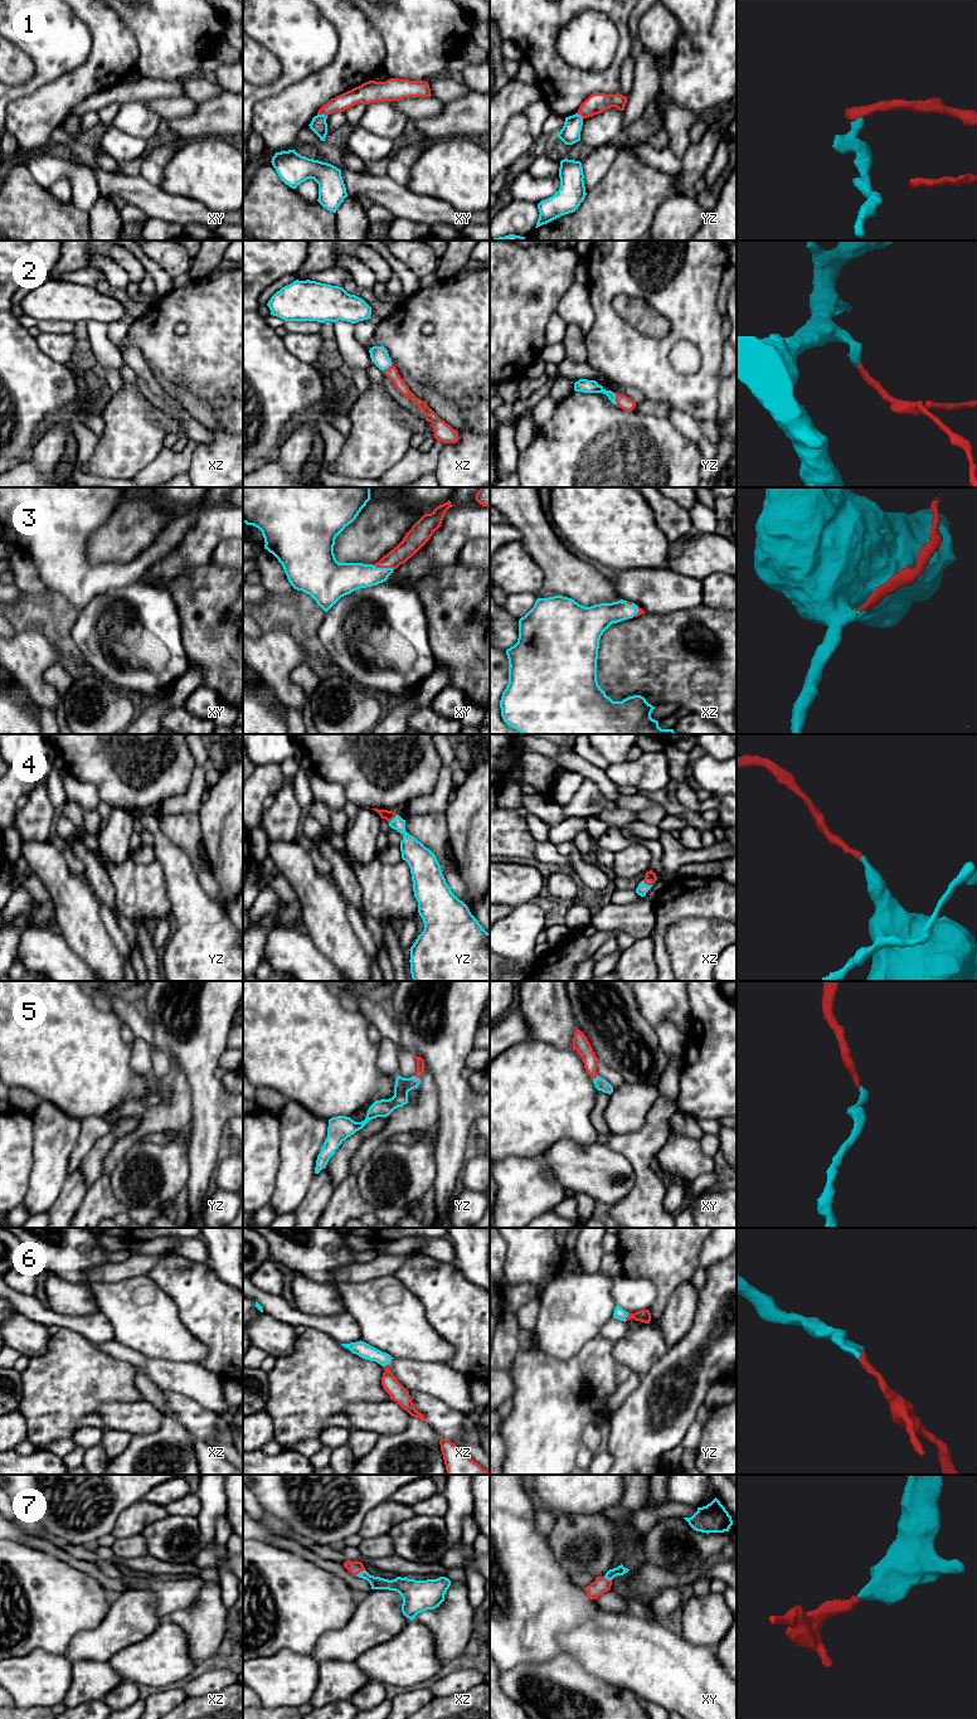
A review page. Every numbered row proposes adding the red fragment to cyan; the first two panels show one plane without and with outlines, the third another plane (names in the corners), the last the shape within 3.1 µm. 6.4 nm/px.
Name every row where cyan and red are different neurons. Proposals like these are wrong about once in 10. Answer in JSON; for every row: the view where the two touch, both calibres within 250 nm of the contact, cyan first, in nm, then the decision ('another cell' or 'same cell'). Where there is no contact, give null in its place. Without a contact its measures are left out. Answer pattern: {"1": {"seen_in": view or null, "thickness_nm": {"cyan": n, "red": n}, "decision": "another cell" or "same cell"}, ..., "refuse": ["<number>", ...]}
{"1": {"seen_in": "xy", "thickness_nm": {"cyan": 100, "red": 100}, "decision": "another cell"}, "2": {"seen_in": "xz", "thickness_nm": {"cyan": 120, "red": 80}, "decision": "same cell"}, "3": {"seen_in": "xy", "thickness_nm": {"cyan": 190, "red": 120}, "decision": "same cell"}, "4": {"seen_in": "xz", "thickness_nm": {"cyan": 70, "red": 70}, "decision": "same cell"}, "5": {"seen_in": "xy", "thickness_nm": {"cyan": 80, "red": 100}, "decision": "same cell"}, "6": {"seen_in": "yz", "thickness_nm": {"cyan": 80, "red": 80}, "decision": "same cell"}, "7": {"seen_in": "xz", "thickness_nm": {"cyan": 90, "red": 80}, "decision": "same cell"}, "refuse": ["1"]}

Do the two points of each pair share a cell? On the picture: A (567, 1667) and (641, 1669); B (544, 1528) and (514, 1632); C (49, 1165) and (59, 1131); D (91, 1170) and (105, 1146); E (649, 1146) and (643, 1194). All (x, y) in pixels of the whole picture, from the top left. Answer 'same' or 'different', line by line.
A: different
B: different
C: same
D: same
E: same

